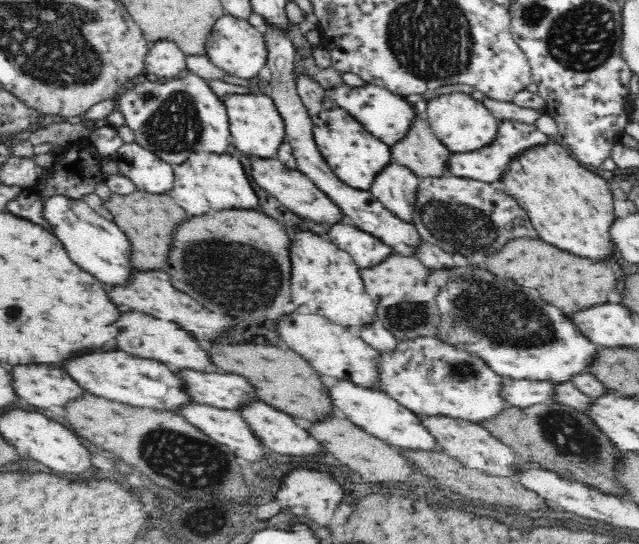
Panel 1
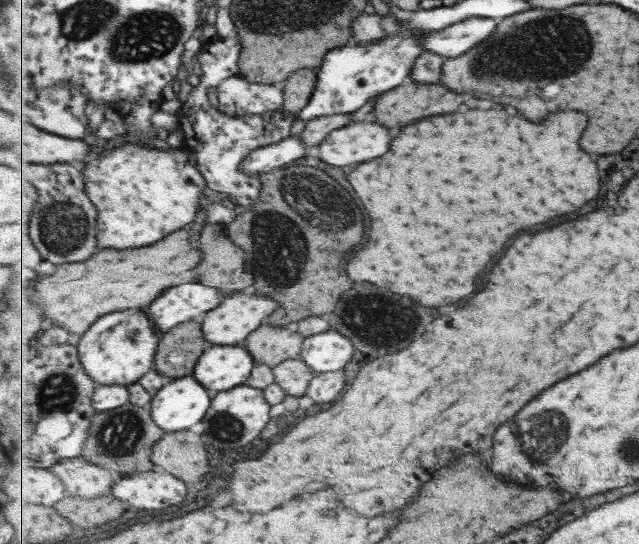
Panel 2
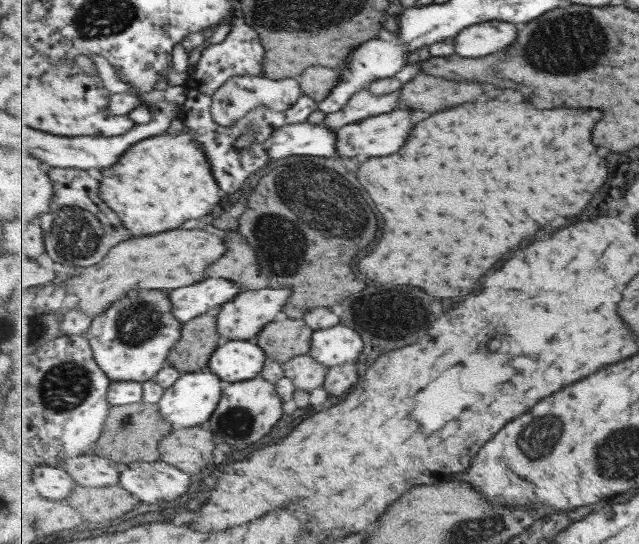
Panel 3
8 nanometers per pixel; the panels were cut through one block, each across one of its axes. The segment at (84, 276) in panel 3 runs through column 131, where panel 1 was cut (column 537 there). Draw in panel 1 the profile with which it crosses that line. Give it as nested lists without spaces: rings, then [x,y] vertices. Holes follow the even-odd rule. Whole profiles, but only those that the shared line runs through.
[[[532,238],[508,241],[501,251],[496,251],[487,257],[484,264],[486,266],[483,267],[490,270],[494,277],[510,278],[518,286],[536,288],[542,300],[550,302],[552,306],[558,306],[564,314],[570,315],[573,315],[576,310],[608,302],[608,294],[616,290],[618,284],[618,276],[614,268],[620,268],[620,264],[598,264],[588,258],[564,254],[554,246],[548,246],[546,242],[532,240]]]

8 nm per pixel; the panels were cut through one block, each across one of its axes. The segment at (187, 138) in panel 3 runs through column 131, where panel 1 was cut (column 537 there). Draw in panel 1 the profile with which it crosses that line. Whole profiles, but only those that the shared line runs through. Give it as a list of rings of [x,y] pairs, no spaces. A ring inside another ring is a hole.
[[[548,143],[527,150],[515,158],[502,181],[506,194],[511,194],[526,209],[540,238],[560,250],[582,258],[604,260],[614,252],[610,230],[614,218],[614,196],[608,181],[580,166],[569,150],[558,143]]]

